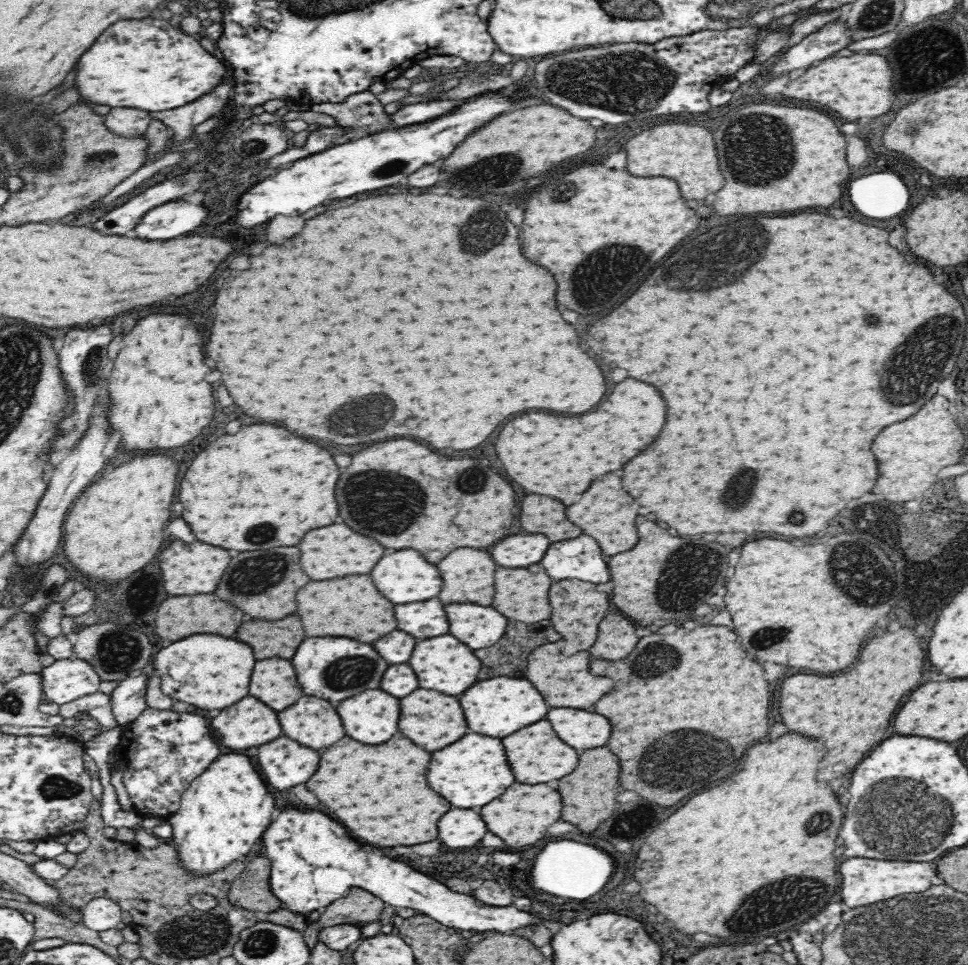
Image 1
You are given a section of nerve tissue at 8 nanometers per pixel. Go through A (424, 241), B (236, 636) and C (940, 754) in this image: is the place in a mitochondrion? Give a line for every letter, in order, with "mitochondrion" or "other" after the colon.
A: other
B: other
C: other

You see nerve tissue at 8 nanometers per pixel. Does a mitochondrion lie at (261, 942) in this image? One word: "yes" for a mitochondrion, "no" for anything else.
yes

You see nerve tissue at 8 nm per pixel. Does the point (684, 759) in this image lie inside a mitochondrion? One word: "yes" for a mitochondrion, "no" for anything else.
yes

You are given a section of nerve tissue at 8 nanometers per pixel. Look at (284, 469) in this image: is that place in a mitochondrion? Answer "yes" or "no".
no

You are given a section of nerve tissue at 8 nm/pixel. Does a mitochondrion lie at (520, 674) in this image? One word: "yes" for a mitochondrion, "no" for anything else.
no

